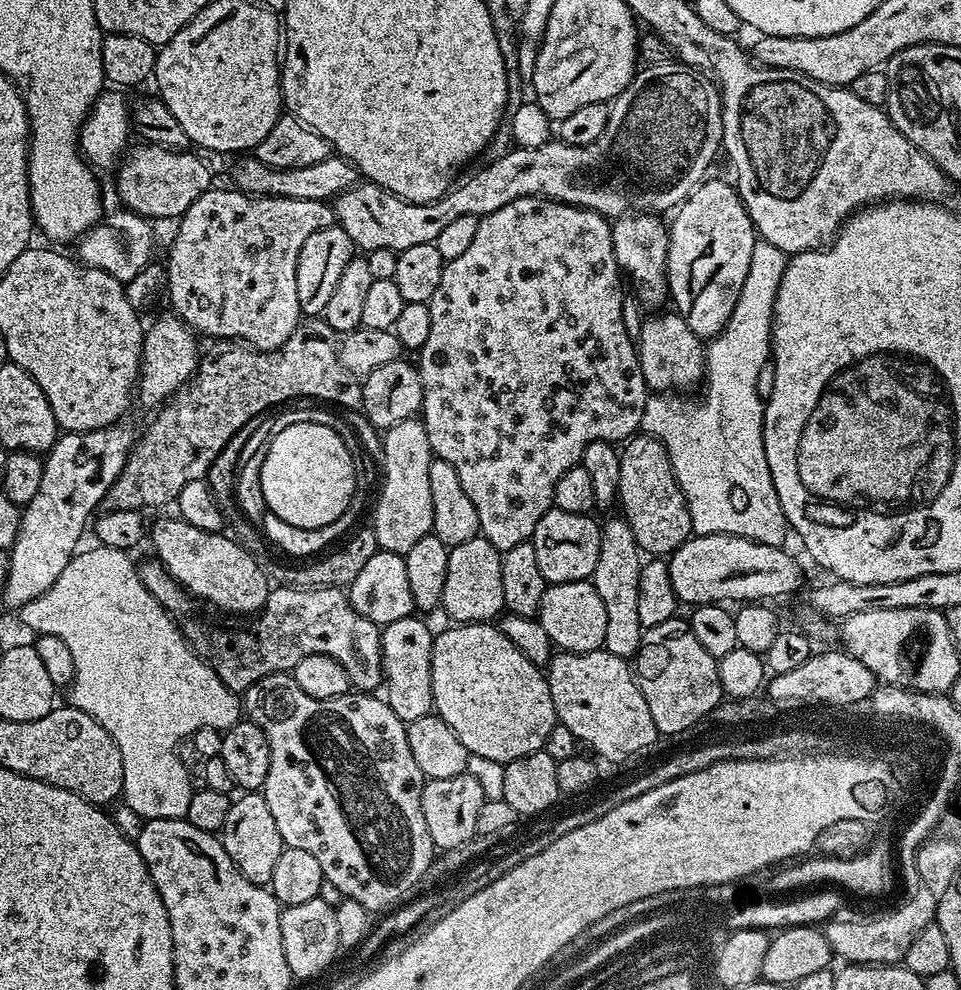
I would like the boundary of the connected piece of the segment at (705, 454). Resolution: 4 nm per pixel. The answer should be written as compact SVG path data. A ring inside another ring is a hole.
M757 239L754 246L754 254L750 254L750 270L746 270L746 282L742 282L742 290L738 294L738 302L730 314L725 326L716 336L711 337L706 344L706 381L704 397L701 400L683 400L680 396L668 396L672 394L652 394L644 404L644 413L640 419L639 431L646 436L652 436L664 445L666 454L672 463L672 472L676 475L678 486L684 495L684 501L690 514L692 531L697 536L713 536L723 532L726 536L741 536L747 540L753 540L766 546L781 547L784 539L790 536L788 519L784 516L782 506L778 502L778 494L774 490L774 482L770 478L770 466L766 462L766 450L764 449L764 405L765 401L760 398L758 392L758 372L766 361L770 359L772 347L772 322L775 317L775 302L778 288L784 277L784 271L788 268L789 253L778 250L776 246L762 239Z

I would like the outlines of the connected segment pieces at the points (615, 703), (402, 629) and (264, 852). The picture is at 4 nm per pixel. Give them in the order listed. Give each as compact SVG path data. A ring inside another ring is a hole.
M603 650L582 653L561 651L548 661L546 675L550 686L550 698L554 698L557 721L567 726L581 745L589 744L597 752L597 757L624 760L627 756L650 747L658 739L654 718L650 718L650 706L646 706L646 698L642 698L642 690L636 684L633 669L625 657L615 656Z
M415 615L398 618L398 622L383 625L380 633L380 667L382 696L390 710L405 722L417 720L433 711L432 703L432 641L431 632Z
M245 791L232 800L226 822L218 835L226 854L230 854L230 862L234 862L234 866L246 879L261 886L271 885L278 854L284 852L286 845L282 834L278 834L274 817L270 815L270 806L266 806L259 791Z

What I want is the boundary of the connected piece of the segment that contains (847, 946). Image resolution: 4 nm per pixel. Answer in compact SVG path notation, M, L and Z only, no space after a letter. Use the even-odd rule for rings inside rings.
M913 887L912 897L897 908L876 916L873 920L840 920L832 918L823 925L822 931L833 953L848 964L894 964L903 961L910 942L936 919L936 896L924 887Z

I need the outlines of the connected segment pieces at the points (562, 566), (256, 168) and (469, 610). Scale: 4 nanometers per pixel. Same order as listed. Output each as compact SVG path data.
M558 507L549 508L546 514L534 526L534 534L530 543L534 546L534 558L538 562L538 570L542 570L542 578L548 584L565 584L588 580L598 566L600 553L601 525L592 521L588 514L570 514Z
M244 154L233 160L236 160L232 164L232 180L236 183L233 185L250 196L281 196L282 198L332 202L343 192L358 184L356 167L339 154L329 154L322 162L314 162L314 166L301 168L270 168L255 154Z
M483 534L450 549L445 589L442 590L440 603L443 610L453 616L453 621L461 624L492 622L505 611L501 559L501 553Z

